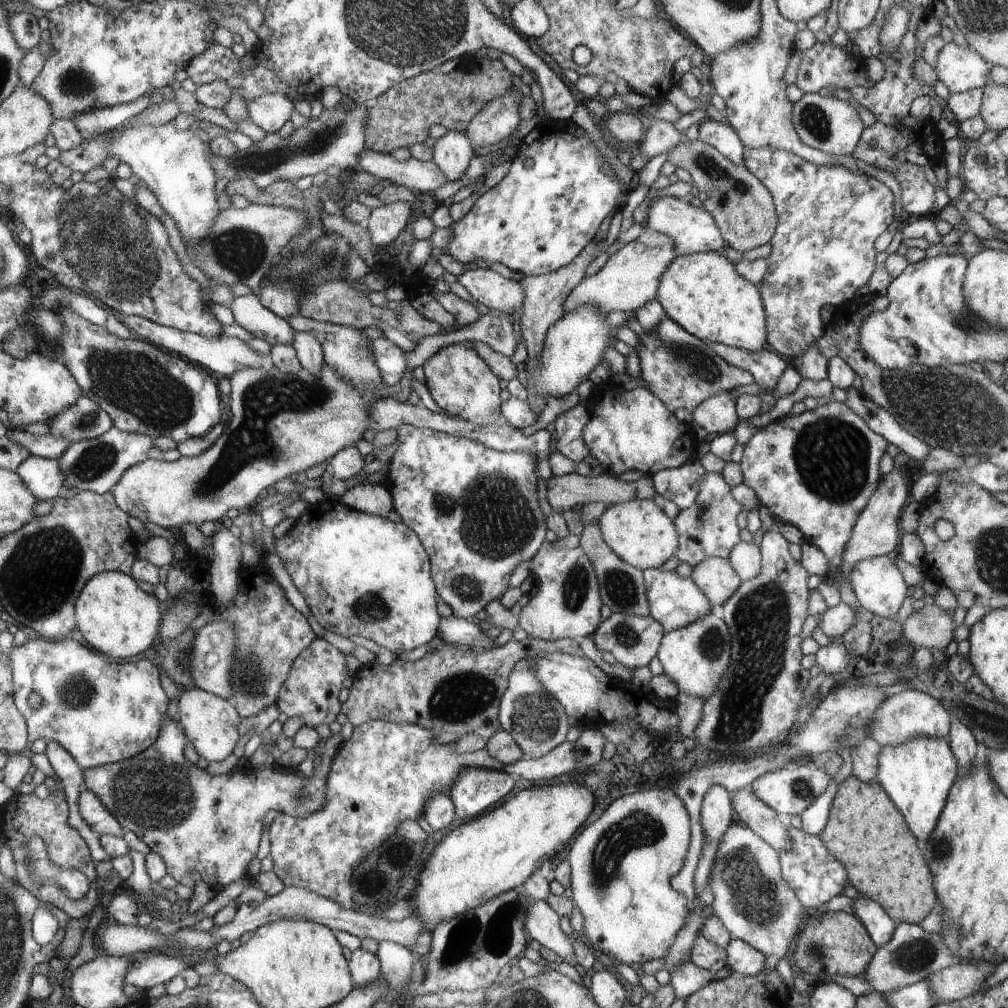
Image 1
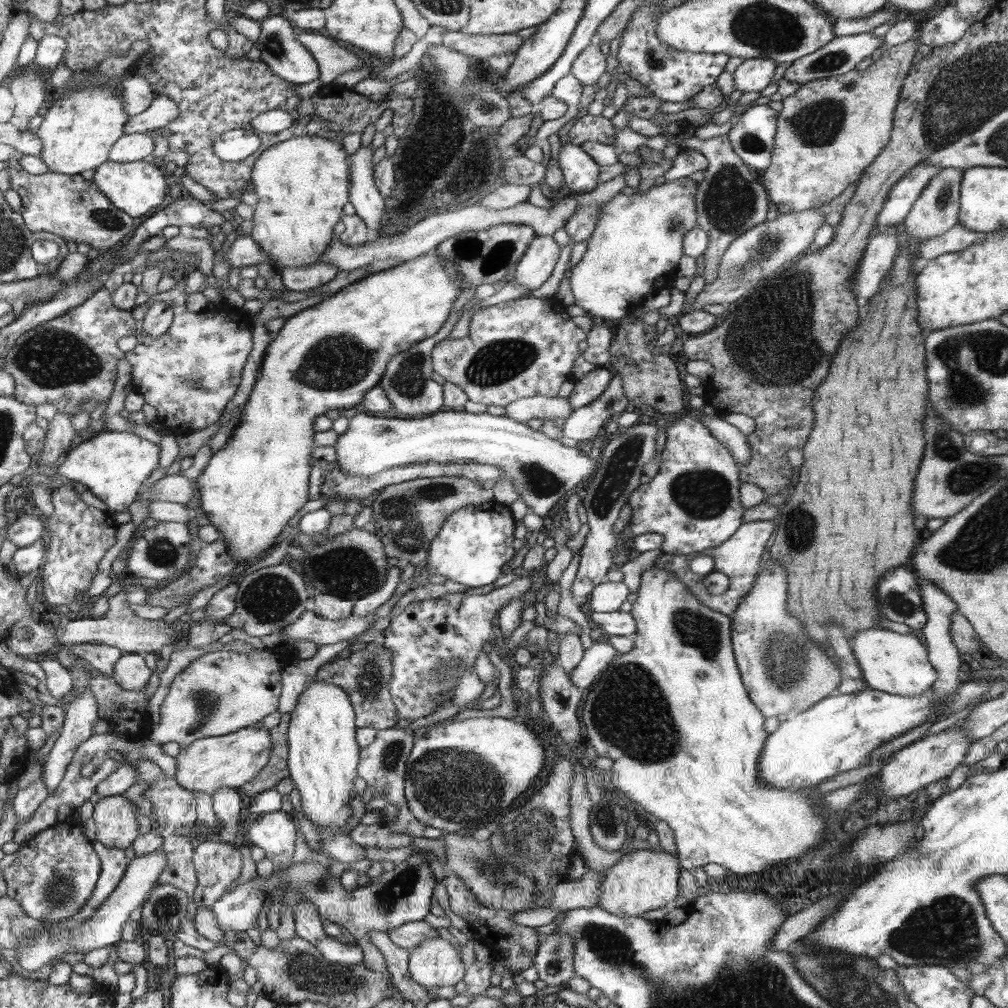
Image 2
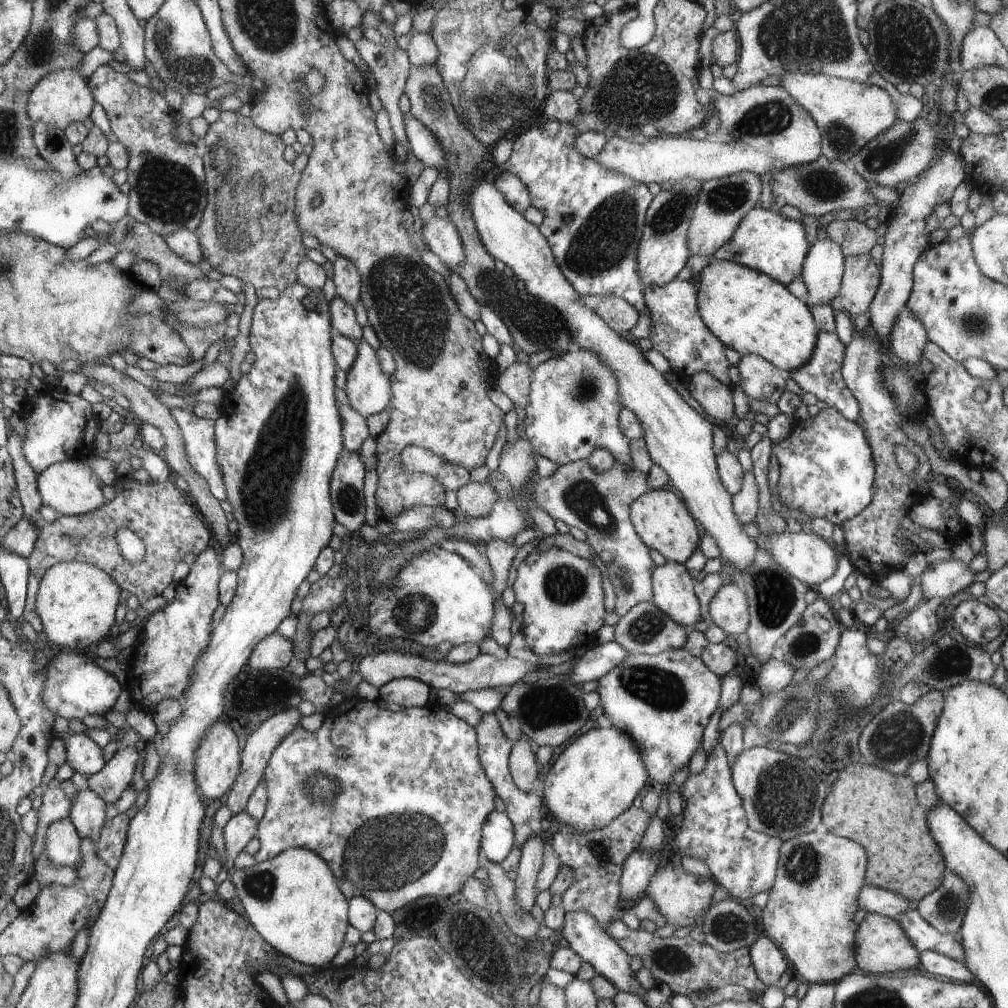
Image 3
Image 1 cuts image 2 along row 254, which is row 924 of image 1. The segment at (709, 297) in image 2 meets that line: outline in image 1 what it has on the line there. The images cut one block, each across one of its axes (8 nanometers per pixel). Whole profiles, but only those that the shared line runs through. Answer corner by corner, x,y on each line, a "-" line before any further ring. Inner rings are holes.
735,821
726,829
726,832
724,832
724,834
721,836
720,844
719,844
719,847
718,847
718,850
717,850
717,853
716,853
716,856
715,856
715,859
713,862
713,867
711,868
709,885
710,885
710,888
713,892
713,895
714,895
714,901
711,904
713,915
716,915
722,921
724,928
726,928
726,930
728,930
731,938
746,941
748,944
754,944
754,948
762,948
762,952
766,952
766,956
770,956
770,960
766,960
766,971
762,970
762,972
767,973
768,971
775,969
776,964
778,964
778,961
780,960
780,958
784,958
784,954
786,954
786,952
788,952
788,945
790,944
790,941
794,940
794,938
796,938
797,934
802,930
802,926
804,926
805,918
807,915
810,914
810,911
808,911
808,909
805,906
803,906
803,904
801,903
801,900
798,898
798,896
796,896
796,893
789,887
789,884
783,879
783,876
781,875
781,864
779,863
779,852
777,850
774,850
773,845
770,845
762,836
755,833
753,831
753,829
751,829
750,827
748,827
746,825
742,826
742,824
740,824
740,822

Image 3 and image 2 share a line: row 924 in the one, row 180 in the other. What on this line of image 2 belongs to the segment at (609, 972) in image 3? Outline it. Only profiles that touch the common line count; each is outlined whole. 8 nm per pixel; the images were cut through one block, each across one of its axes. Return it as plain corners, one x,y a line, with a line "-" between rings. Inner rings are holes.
560,143
558,164
563,172
566,191
589,193
601,184
601,167
585,152
581,146

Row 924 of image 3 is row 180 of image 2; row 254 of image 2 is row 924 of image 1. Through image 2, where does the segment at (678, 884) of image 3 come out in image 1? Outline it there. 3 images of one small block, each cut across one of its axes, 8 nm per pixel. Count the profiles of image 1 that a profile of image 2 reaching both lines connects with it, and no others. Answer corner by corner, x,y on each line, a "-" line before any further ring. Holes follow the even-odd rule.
649,789
624,795
614,800
614,802
604,810
602,816
578,834
578,838
574,840
574,844
570,846
570,852
568,852
566,858
571,866
571,899
574,901
575,906
581,910
582,916
586,921
586,937
589,943
596,942
596,946
594,946
593,949
599,949
611,957
612,960
618,960
618,962
628,964
628,966
632,966
632,964
644,964
644,962
654,960
655,958
658,958
658,960
665,958
674,939
677,938
677,934
683,928
688,914
687,898
684,898
684,894
677,891
671,885
671,878
682,870
684,856
686,856
686,850
690,848
690,843
691,822
689,812
686,810
681,797
670,789
667,791
664,789

